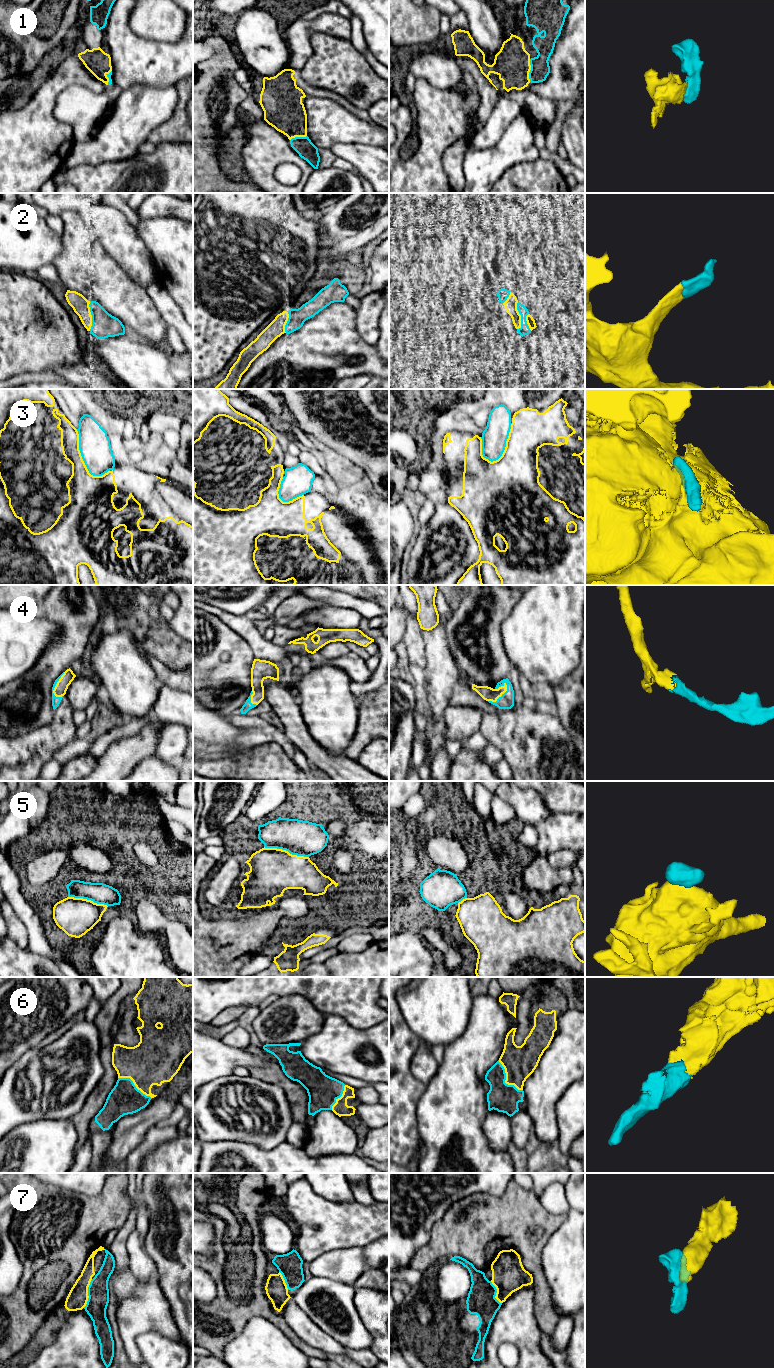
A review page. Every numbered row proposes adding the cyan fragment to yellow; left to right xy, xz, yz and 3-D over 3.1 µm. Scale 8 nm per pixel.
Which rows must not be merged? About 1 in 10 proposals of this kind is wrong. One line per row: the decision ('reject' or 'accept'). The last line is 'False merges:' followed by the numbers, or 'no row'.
1: accept
2: accept
3: reject
4: accept
5: accept
6: accept
7: accept
False merges: 3

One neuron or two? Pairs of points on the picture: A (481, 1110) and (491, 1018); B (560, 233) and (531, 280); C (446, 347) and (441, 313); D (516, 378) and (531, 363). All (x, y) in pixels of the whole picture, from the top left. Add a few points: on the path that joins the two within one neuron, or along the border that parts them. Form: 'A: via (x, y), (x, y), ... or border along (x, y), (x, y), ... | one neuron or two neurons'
A: via (474, 1087), (474, 1053), (483, 1041) | one neuron
B: via (550, 245), (540, 252), (540, 268) | one neuron
C: via (441, 339), (441, 321) | one neuron
D: border along (518, 363), (525, 371) | two neurons

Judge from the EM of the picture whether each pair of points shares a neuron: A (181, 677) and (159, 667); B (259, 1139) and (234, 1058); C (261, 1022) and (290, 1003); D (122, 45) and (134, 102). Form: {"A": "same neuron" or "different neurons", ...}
{"A": "same neuron", "B": "different neurons", "C": "same neuron", "D": "different neurons"}

